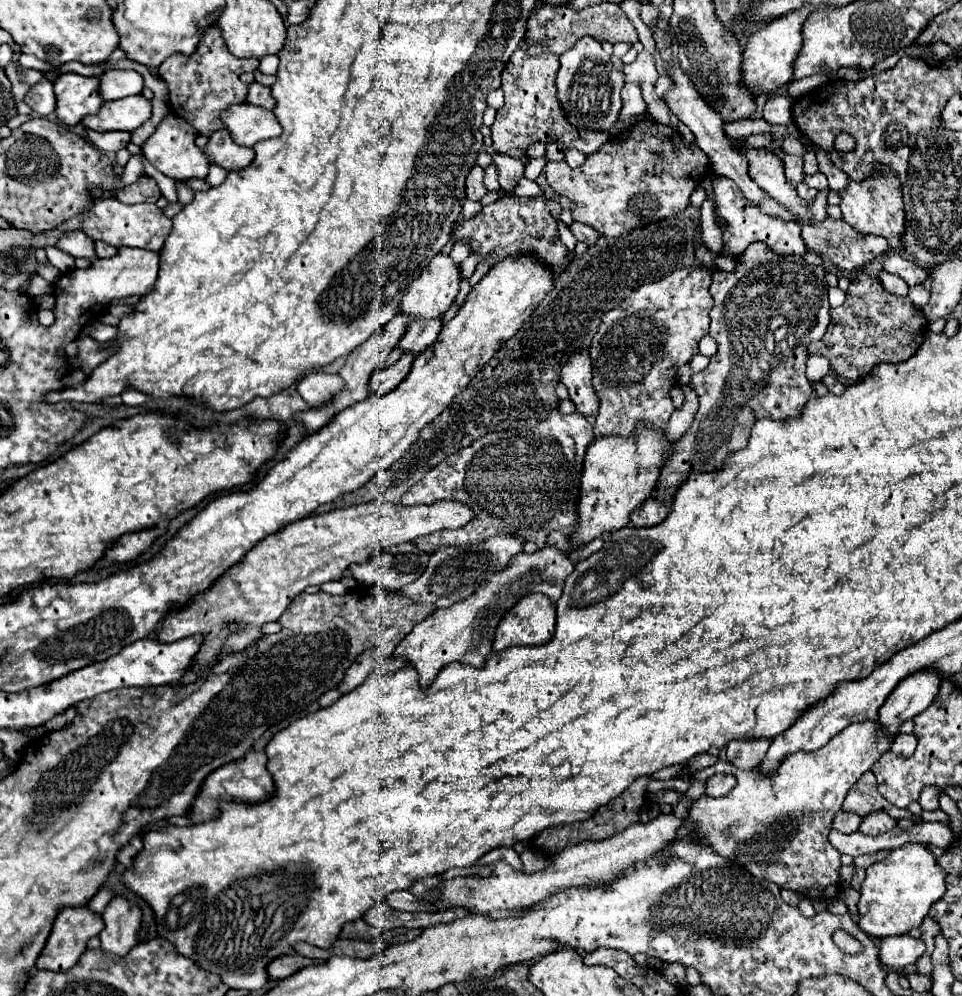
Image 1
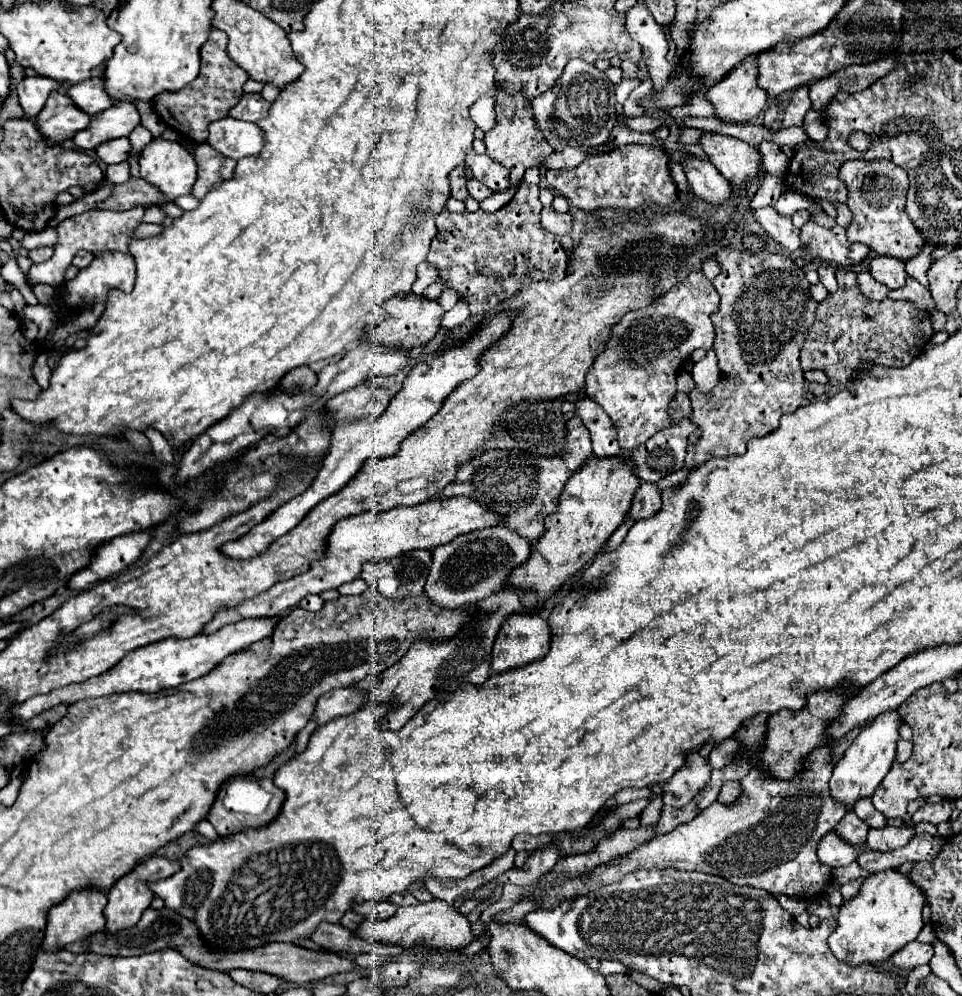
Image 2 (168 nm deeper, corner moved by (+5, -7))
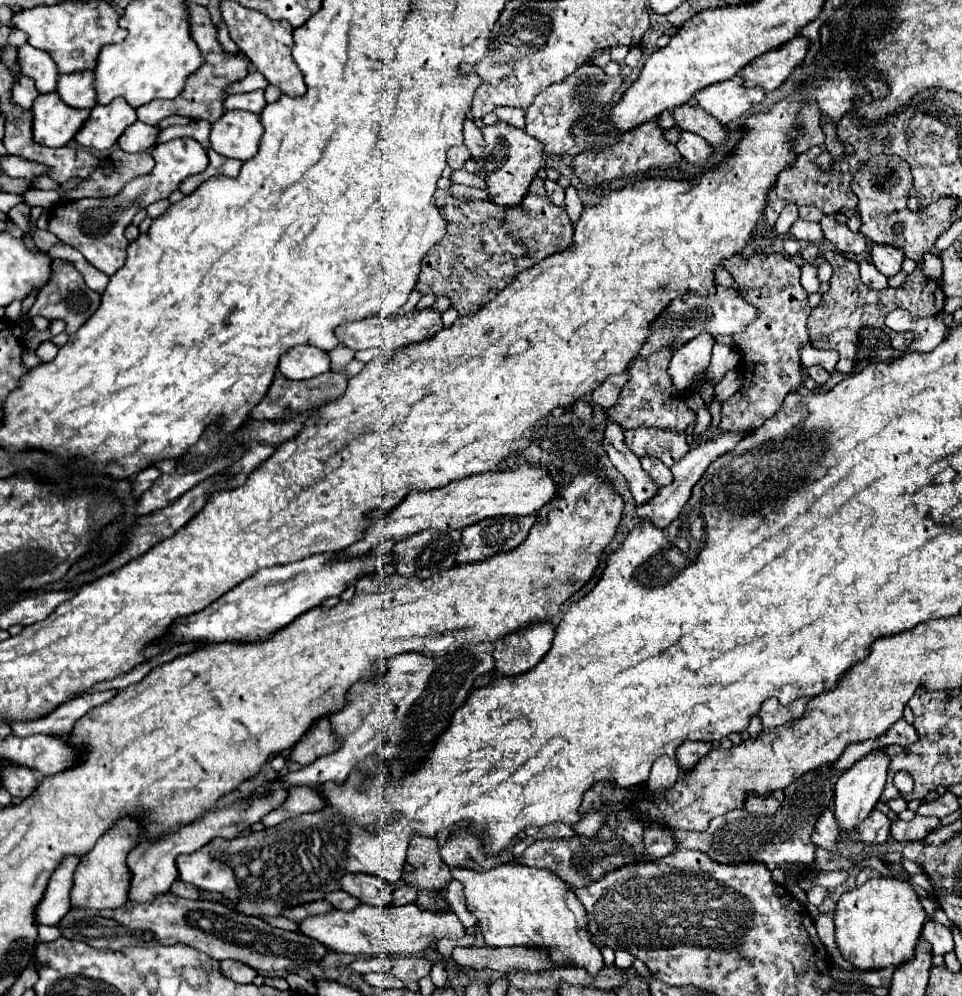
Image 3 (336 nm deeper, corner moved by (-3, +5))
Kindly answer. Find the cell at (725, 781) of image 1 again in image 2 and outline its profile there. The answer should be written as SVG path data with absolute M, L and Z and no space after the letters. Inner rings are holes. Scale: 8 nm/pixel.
M725 782L719 794L719 802L725 806L733 806L735 800L739 800L741 796L741 784L739 782Z

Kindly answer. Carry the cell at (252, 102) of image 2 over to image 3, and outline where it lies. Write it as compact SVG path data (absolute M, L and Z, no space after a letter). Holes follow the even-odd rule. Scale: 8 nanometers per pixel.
M263 90L231 94L231 96L225 98L225 108L227 110L249 110L253 114L261 114L265 104L267 102L265 102L265 96L263 96Z

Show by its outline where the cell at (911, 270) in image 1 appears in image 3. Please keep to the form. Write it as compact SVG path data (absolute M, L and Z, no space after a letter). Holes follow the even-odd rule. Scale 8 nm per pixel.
M875 244L871 248L871 260L877 266L877 270L881 274L885 274L887 278L895 276L901 270L903 264L903 250L895 248L895 246L887 246L887 244Z

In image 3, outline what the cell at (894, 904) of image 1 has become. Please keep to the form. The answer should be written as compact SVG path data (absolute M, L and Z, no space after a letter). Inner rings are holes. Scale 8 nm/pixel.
M879 876L845 892L837 902L833 920L835 940L843 958L859 970L871 970L899 966L911 960L927 914L909 882L893 876Z

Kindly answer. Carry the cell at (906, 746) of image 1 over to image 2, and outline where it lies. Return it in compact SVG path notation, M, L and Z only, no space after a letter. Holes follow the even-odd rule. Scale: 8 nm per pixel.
M899 738L899 740L897 740L897 762L909 760L909 758L911 758L911 748L913 748L913 742Z

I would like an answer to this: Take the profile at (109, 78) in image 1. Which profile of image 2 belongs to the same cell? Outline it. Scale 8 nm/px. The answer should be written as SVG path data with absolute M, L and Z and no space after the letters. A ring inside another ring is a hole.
M91 78L85 82L73 84L65 94L71 98L71 102L79 110L87 112L89 116L99 114L111 106L111 96L107 96L107 92L103 92L103 80L101 78Z

